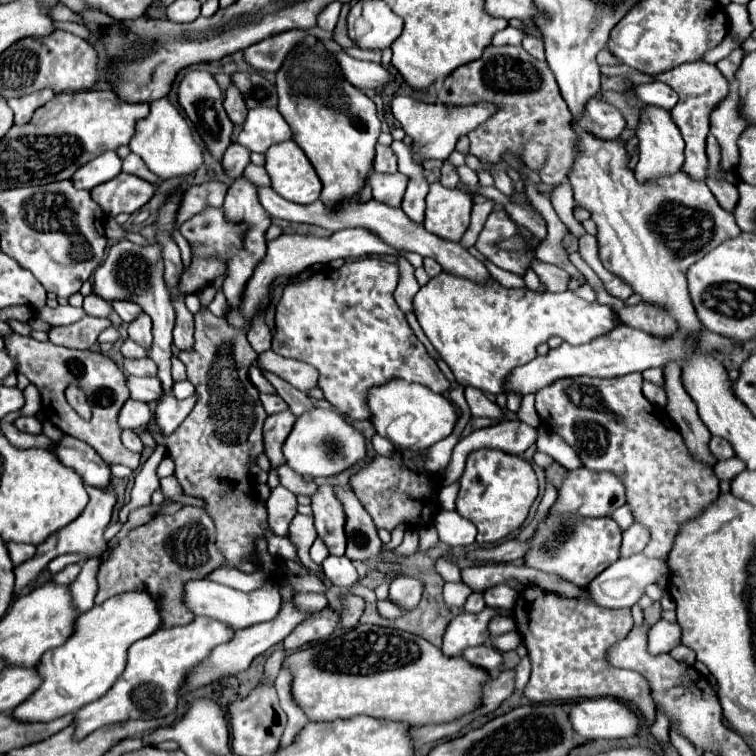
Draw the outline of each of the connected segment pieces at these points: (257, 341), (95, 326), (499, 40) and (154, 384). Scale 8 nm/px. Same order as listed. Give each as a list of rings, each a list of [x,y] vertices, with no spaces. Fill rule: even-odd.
[[[264,311],[260,313],[260,317],[256,321],[252,321],[250,329],[248,329],[248,343],[252,345],[252,349],[256,353],[264,353],[270,349],[272,343],[272,333],[264,323]]]
[[[84,317],[78,323],[64,325],[64,327],[52,327],[50,331],[50,341],[54,345],[70,347],[70,349],[90,349],[98,335],[108,329],[112,323],[110,319],[100,319],[100,317]]]
[[[506,27],[506,29],[502,29],[502,31],[498,31],[494,37],[492,37],[492,41],[490,41],[490,45],[492,47],[500,47],[500,45],[516,45],[516,43],[520,43],[524,39],[524,35],[518,31],[518,29],[514,29],[514,27]]]
[[[130,375],[126,377],[126,385],[130,389],[130,397],[136,401],[152,403],[152,401],[158,401],[158,397],[162,395],[158,377],[132,377]],[[150,397],[156,397],[156,399],[150,399]]]

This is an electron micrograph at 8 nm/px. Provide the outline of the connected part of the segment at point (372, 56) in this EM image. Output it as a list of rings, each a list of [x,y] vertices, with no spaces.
[[[351,47],[345,49],[345,52],[353,58],[360,59],[360,60],[368,60],[380,63],[381,62],[381,54],[376,53],[374,51],[366,51],[361,50],[356,47]]]

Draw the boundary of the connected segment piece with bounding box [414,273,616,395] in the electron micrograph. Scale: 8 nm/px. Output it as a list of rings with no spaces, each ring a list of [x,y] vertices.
[[[440,273],[438,277],[432,277],[424,287],[420,287],[414,297],[414,315],[418,317],[418,323],[424,329],[428,341],[452,369],[456,381],[462,387],[476,387],[494,395],[502,393],[502,385],[508,373],[514,367],[532,361],[536,357],[536,347],[548,341],[552,335],[558,335],[572,345],[582,345],[616,327],[614,311],[608,305],[588,303],[572,291],[536,293],[530,289],[506,289],[500,283],[478,285],[448,273]]]

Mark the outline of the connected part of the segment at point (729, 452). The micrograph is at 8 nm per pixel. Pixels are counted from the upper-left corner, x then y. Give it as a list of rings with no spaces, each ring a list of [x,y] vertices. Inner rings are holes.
[[[712,437],[710,439],[710,451],[716,459],[728,459],[728,457],[734,457],[734,449],[732,445],[728,445],[728,441],[720,439],[720,437]]]

